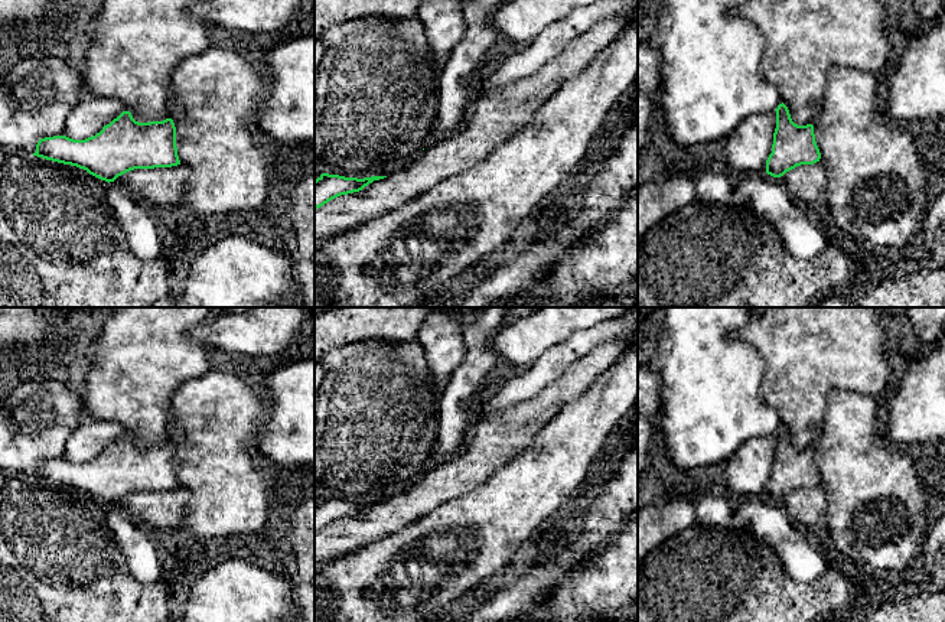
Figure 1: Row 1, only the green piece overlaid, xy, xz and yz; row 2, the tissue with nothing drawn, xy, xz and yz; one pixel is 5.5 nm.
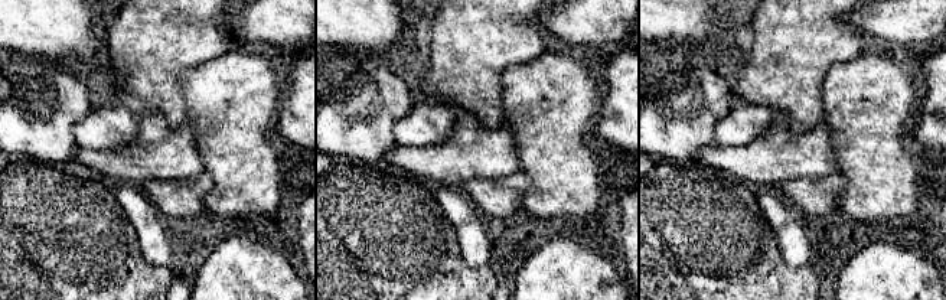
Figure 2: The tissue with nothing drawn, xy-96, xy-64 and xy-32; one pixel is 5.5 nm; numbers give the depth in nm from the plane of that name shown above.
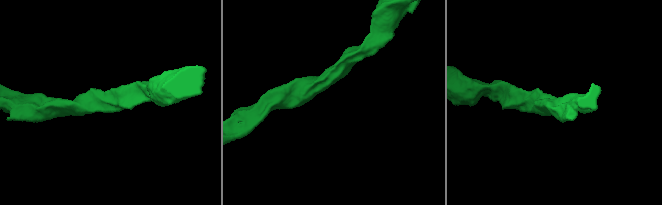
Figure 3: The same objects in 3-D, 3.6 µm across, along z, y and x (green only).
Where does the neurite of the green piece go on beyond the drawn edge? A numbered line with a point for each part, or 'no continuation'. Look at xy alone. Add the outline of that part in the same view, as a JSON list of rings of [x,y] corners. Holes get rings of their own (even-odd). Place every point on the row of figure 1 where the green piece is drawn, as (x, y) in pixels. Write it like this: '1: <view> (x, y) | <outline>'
no continuation

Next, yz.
no continuation

